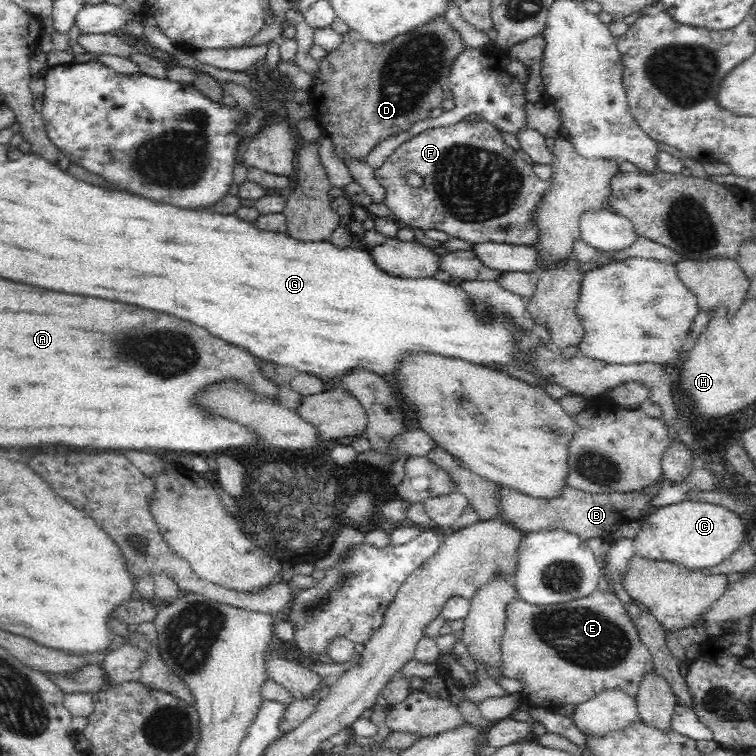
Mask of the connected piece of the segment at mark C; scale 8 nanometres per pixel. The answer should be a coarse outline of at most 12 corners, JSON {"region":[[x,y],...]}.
{"region":[[716,504],[650,513],[635,554],[698,570],[742,543],[744,523]]}

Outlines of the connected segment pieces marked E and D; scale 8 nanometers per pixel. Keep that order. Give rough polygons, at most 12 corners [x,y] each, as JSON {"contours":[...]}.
{"contours":[[[611,592],[506,604],[499,672],[554,712],[655,672]],[[443,17],[388,42],[352,30],[311,74],[340,159],[427,119],[462,35]]]}

